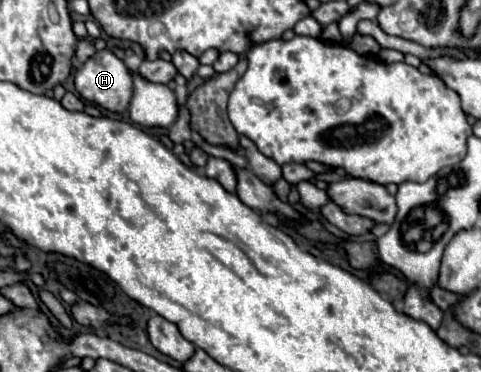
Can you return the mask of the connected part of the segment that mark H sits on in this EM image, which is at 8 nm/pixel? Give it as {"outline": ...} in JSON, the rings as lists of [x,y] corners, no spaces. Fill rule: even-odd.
{"outline":[[[110,49],[96,51],[76,73],[78,93],[114,113],[122,113],[132,99],[132,75]]]}

